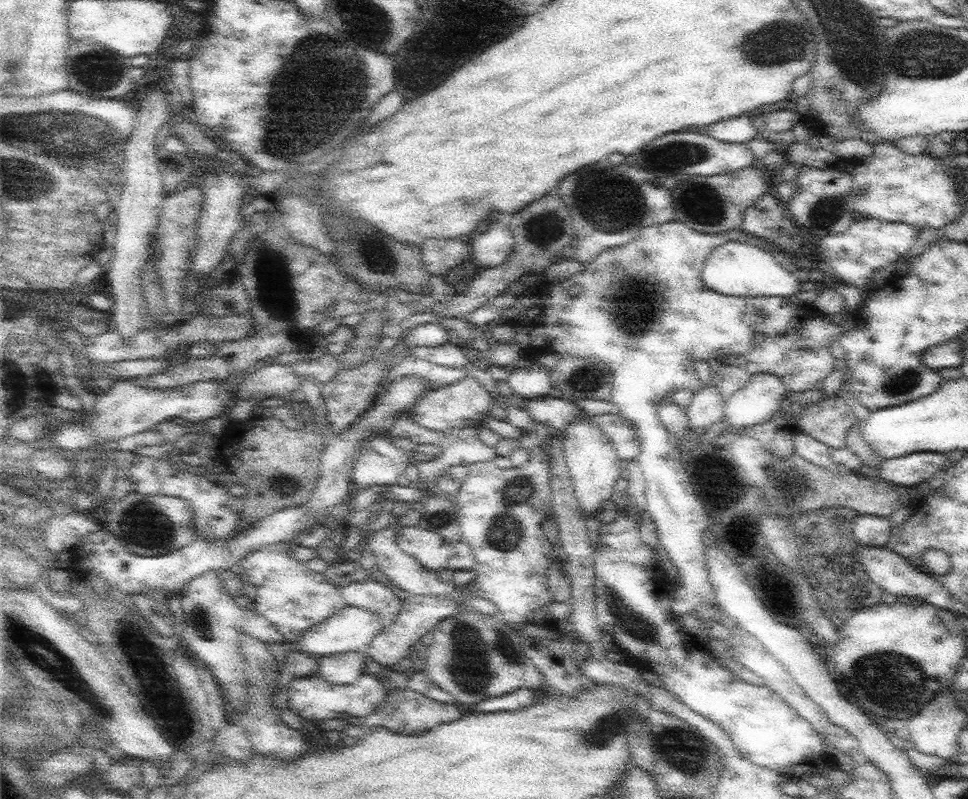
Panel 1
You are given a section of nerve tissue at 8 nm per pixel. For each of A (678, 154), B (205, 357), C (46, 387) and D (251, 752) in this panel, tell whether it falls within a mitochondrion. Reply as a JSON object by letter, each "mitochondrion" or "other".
{"A":"mitochondrion","B":"other","C":"other","D":"other"}

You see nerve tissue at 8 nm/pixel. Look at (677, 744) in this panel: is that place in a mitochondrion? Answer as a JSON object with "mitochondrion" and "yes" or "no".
{"mitochondrion":"yes"}

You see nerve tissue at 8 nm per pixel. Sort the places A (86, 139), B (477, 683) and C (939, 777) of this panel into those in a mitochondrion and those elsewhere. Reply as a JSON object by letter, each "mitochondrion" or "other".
{"A":"mitochondrion","B":"mitochondrion","C":"other"}

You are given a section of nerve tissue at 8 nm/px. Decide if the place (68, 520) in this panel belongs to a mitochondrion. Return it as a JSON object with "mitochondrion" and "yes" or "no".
{"mitochondrion":"no"}

